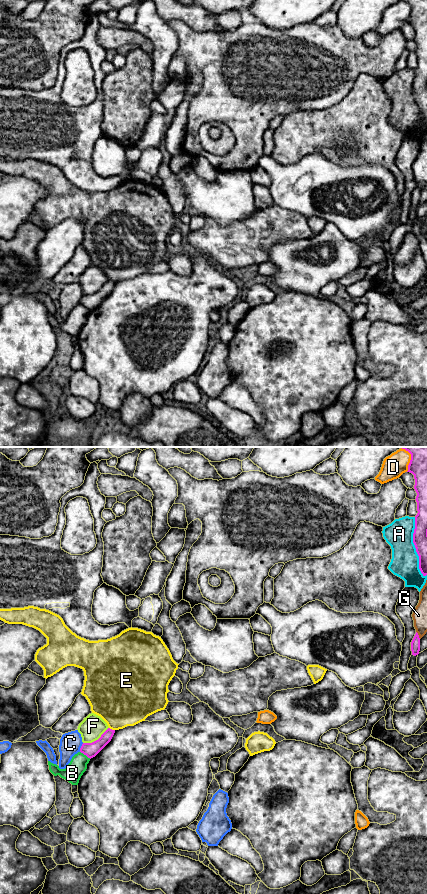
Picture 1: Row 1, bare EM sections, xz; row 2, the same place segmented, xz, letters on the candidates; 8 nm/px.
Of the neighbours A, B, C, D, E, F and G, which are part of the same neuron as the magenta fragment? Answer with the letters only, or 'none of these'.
none of these

